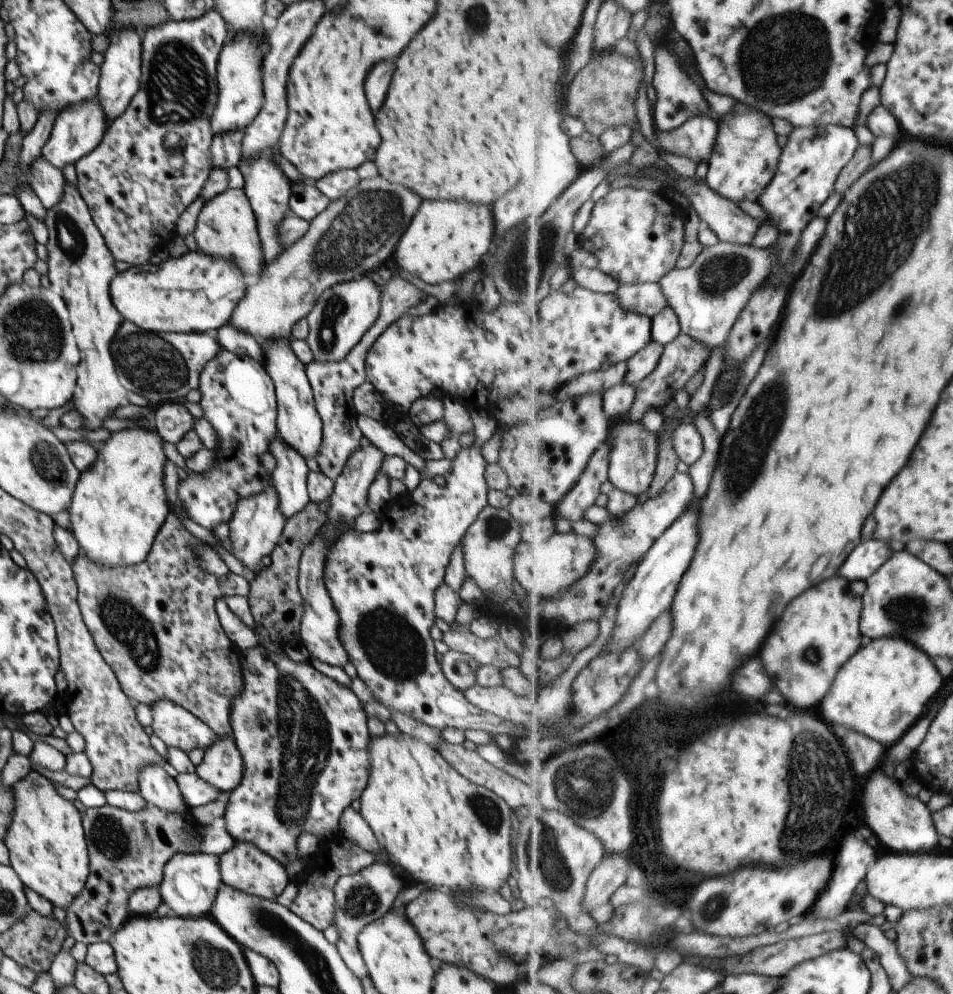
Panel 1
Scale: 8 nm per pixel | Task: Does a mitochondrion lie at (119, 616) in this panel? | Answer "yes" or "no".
yes

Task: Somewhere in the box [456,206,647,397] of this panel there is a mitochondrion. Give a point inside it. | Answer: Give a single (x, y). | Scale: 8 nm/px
(528, 254)

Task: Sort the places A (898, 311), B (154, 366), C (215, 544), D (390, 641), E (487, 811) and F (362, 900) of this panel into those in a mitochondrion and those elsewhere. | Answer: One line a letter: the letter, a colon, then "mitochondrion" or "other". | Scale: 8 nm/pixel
A: mitochondrion
B: mitochondrion
C: other
D: mitochondrion
E: mitochondrion
F: mitochondrion

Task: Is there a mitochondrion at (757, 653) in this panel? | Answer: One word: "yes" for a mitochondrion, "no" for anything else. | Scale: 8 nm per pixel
no

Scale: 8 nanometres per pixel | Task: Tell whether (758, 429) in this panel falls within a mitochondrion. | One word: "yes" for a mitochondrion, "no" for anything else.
yes

